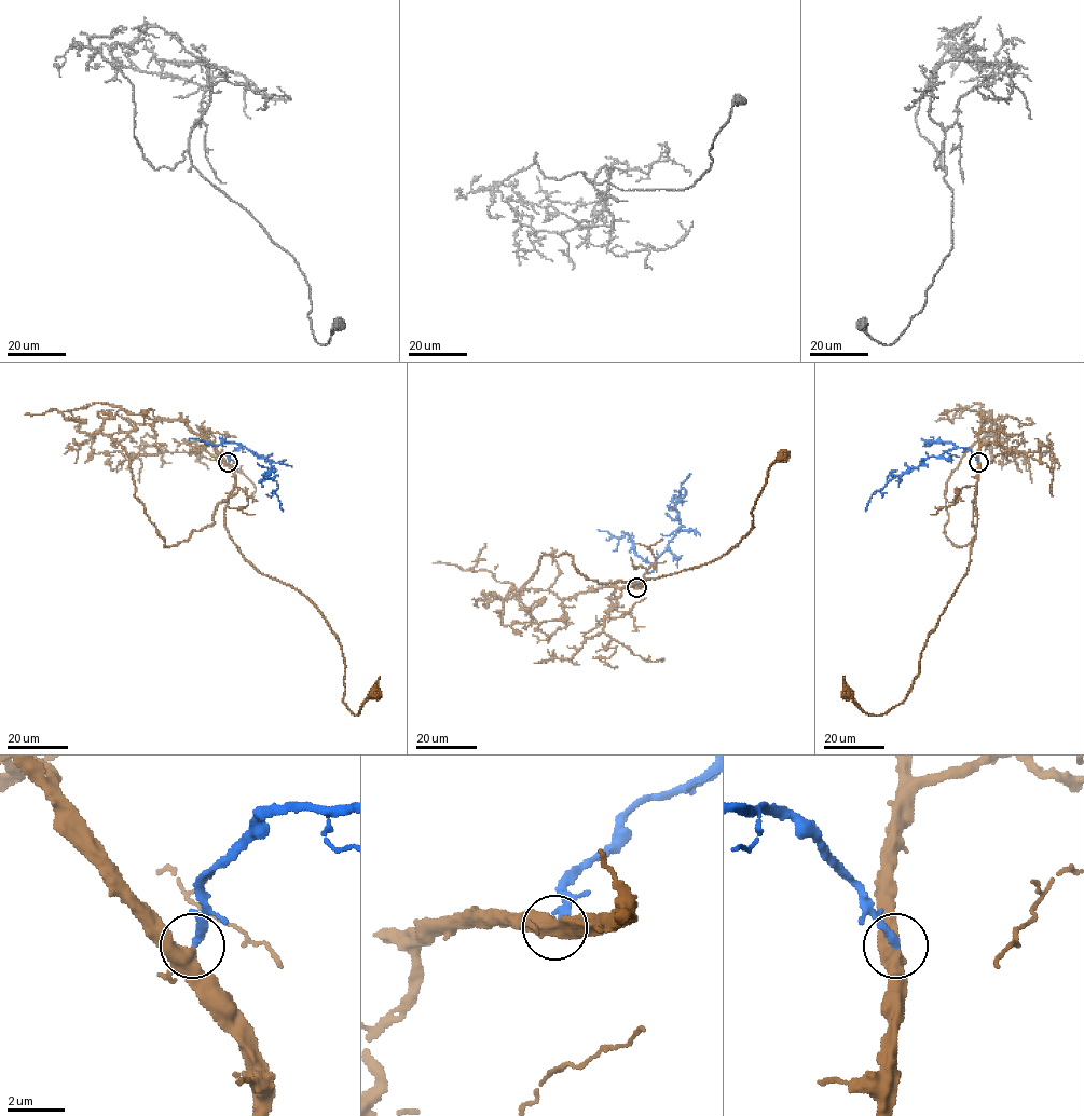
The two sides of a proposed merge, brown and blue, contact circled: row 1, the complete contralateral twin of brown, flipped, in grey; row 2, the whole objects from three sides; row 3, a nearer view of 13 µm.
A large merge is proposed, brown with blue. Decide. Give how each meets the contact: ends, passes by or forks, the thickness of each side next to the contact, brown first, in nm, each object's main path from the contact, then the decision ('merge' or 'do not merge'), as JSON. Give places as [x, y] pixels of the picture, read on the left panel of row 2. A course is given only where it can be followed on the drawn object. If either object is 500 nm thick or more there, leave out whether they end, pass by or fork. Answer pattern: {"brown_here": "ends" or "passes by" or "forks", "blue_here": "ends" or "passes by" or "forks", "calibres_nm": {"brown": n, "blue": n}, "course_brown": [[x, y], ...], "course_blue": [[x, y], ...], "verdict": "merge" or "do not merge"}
{"brown_here": "forks", "blue_here": "ends", "calibres_nm": {"brown": 380, "blue": 280}, "course_brown": [[228, 462], [229, 538], [259, 571], [302, 593], [335, 635], [348, 709], [357, 715], [374, 694]], "course_blue": [[228, 462], [229, 456], [237, 448], [265, 457], [273, 466], [268, 475], [278, 486], [273, 491], [283, 512]], "verdict": "merge"}

